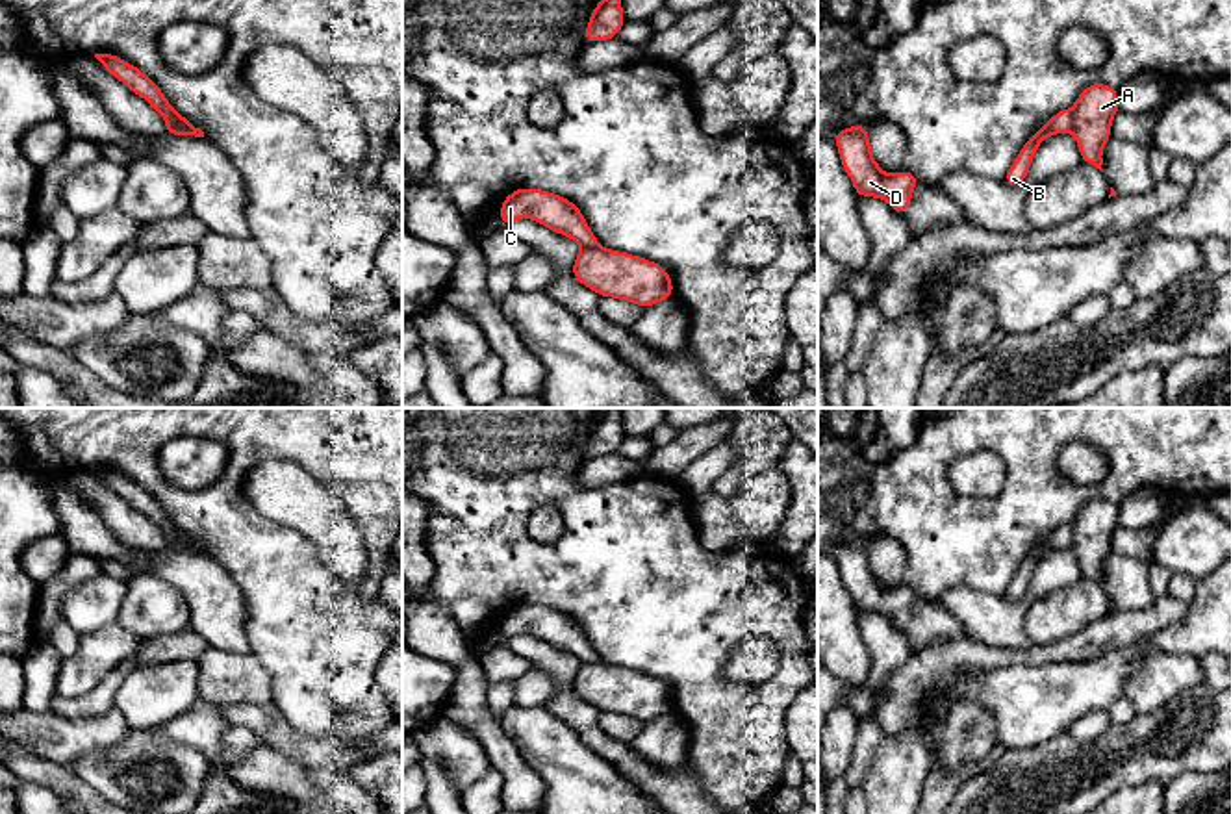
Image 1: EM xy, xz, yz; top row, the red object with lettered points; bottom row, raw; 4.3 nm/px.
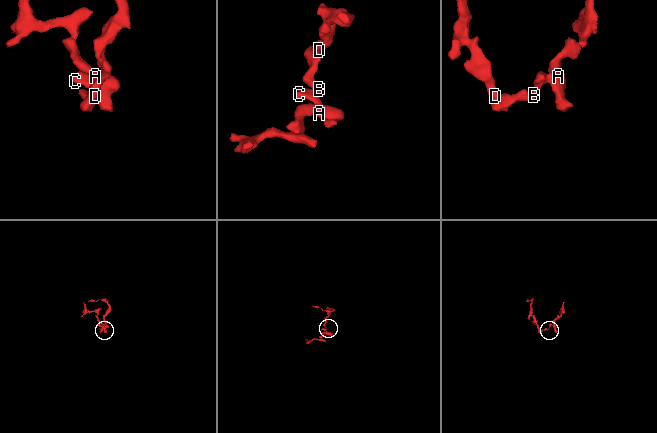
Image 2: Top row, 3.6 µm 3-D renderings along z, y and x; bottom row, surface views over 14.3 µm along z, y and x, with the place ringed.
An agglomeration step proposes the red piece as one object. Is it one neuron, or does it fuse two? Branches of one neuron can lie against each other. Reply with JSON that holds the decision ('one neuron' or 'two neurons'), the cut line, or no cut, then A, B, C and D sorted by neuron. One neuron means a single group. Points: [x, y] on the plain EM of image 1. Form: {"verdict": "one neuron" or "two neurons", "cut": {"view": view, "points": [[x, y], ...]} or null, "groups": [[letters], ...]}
{"verdict": "one neuron", "cut": null, "groups": [["A", "B", "C", "D"]]}

